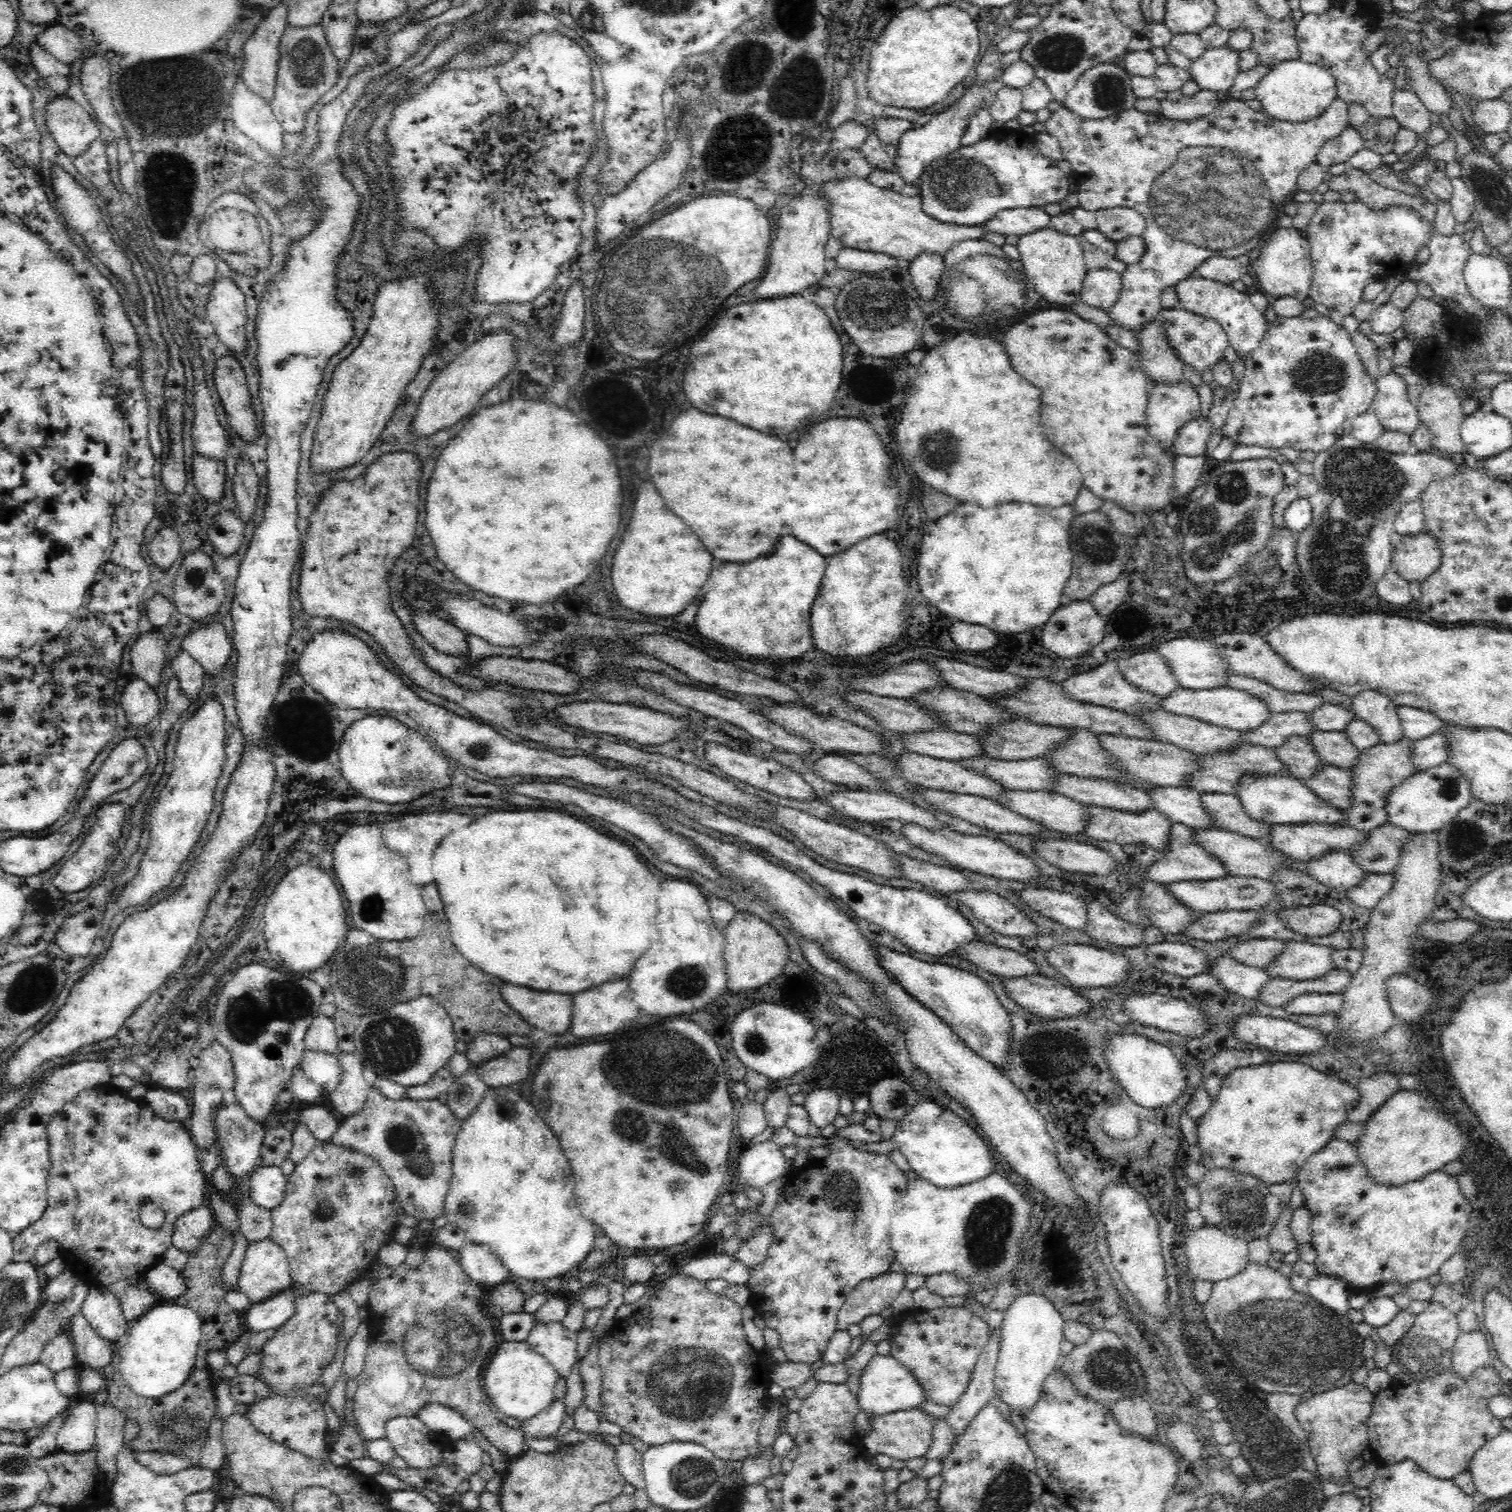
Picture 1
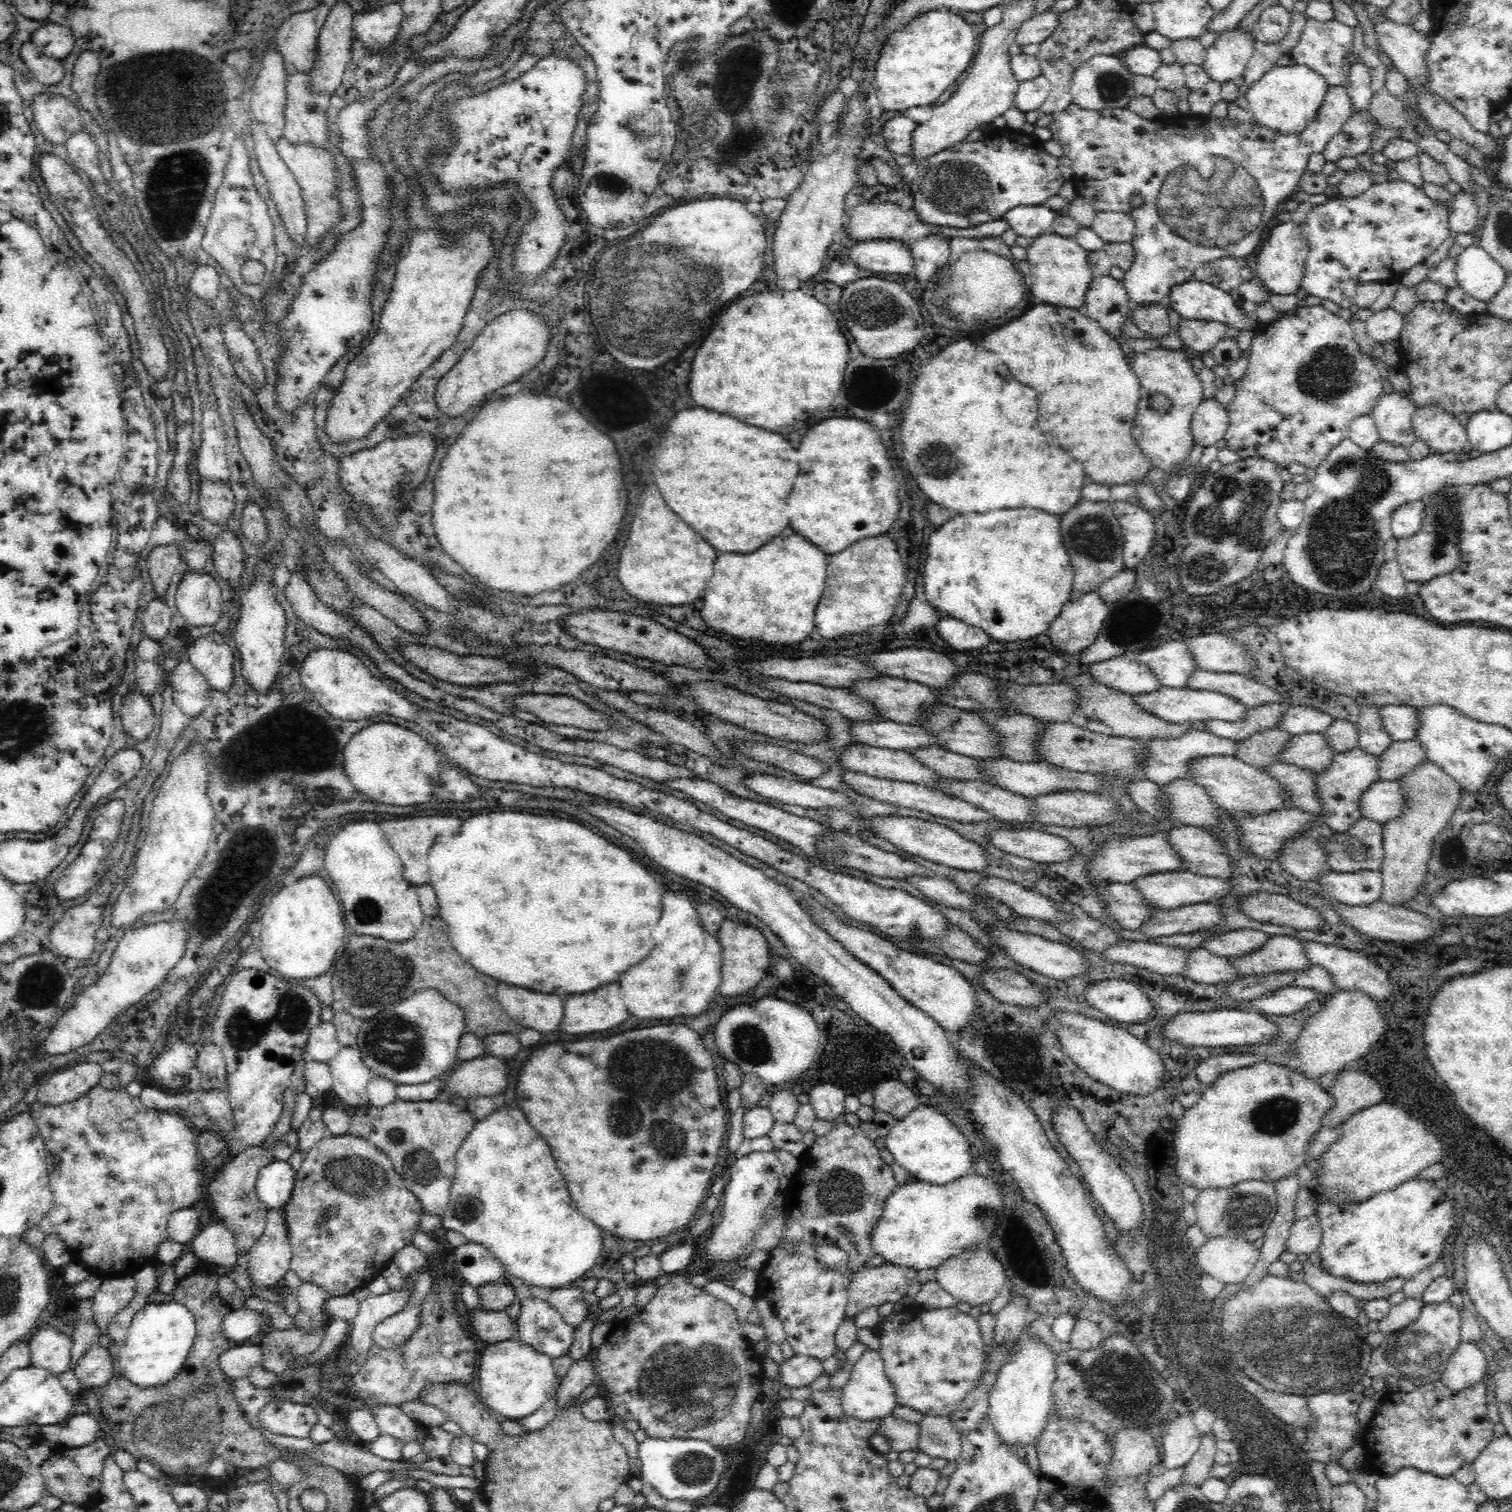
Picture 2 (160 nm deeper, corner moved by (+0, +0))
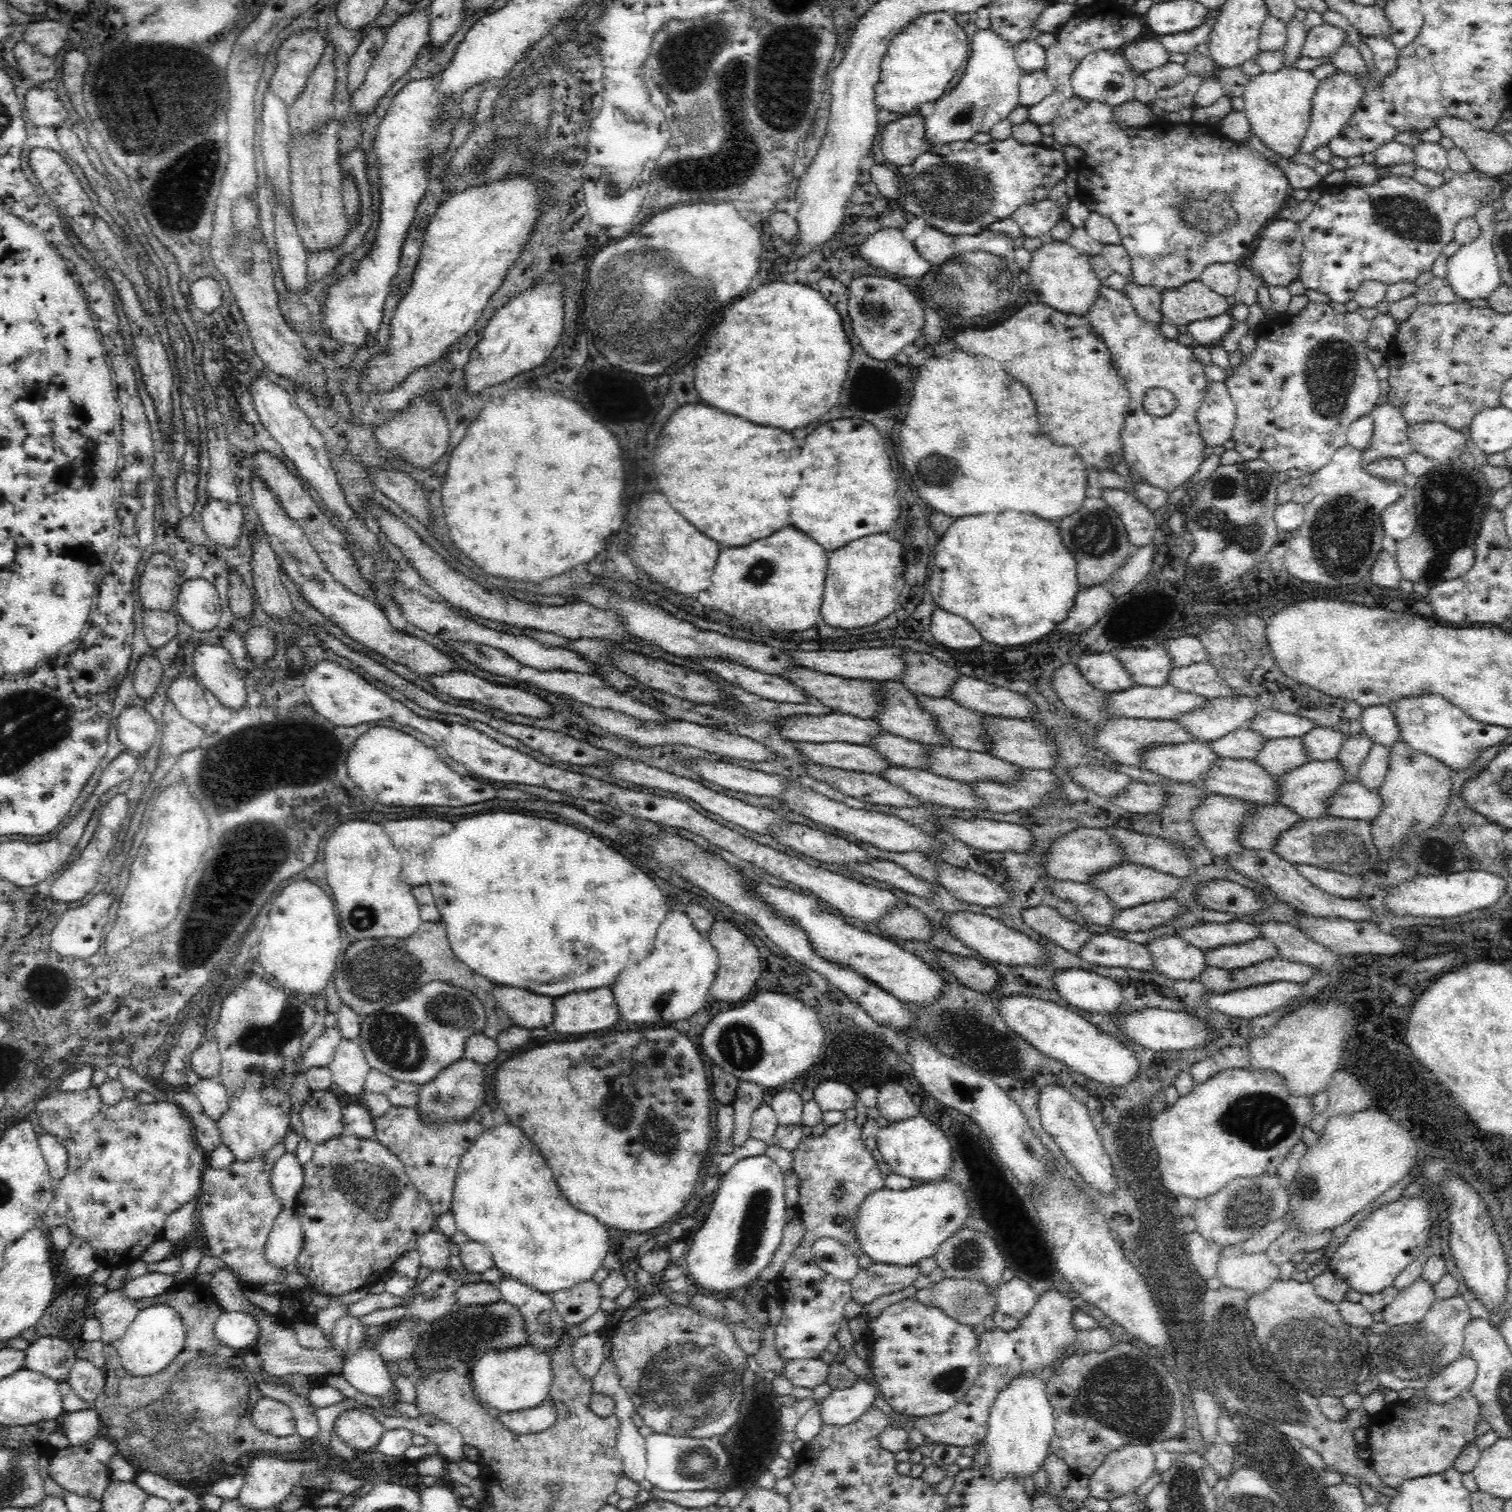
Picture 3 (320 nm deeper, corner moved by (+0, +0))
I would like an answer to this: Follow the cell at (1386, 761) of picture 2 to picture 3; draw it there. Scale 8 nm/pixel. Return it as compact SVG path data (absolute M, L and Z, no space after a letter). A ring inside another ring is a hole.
M1373 744L1356 772L1354 780L1364 785L1369 792L1375 794L1379 792L1386 770L1388 770L1388 754L1390 754L1388 747Z

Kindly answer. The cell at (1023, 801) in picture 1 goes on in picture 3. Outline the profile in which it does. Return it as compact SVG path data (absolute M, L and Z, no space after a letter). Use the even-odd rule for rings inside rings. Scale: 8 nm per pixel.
M890 764L876 775L880 775L890 785L900 787L921 803L954 810L985 810L965 782L941 777L926 769Z

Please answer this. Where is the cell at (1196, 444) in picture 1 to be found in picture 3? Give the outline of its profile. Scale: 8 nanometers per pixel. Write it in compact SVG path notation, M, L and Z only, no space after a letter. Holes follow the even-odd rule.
M1225 384L1210 385L1197 410L1197 423L1205 444L1218 447L1232 439L1236 419L1237 408Z

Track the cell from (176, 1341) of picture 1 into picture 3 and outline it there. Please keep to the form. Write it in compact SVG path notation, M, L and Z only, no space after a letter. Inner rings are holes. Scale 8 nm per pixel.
M158 1303L139 1310L126 1332L111 1346L118 1352L122 1366L132 1376L150 1377L170 1365L183 1350L186 1342L185 1330L179 1312Z

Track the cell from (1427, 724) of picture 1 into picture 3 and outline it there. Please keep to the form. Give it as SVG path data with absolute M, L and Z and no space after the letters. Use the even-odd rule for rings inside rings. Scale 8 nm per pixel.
M1372 705L1363 708L1360 718L1361 732L1368 736L1373 744L1390 747L1400 741L1400 731L1395 714L1388 705Z

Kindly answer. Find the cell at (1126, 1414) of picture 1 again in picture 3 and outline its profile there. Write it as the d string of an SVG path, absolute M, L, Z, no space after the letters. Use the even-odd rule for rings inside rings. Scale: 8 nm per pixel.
M1133 1444L1111 1452L1089 1476L1091 1496L1114 1500L1134 1495L1154 1470L1154 1453L1150 1445Z

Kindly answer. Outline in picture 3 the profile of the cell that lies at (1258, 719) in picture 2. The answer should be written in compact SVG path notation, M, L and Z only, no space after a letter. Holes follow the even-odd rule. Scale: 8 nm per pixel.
M1244 695L1218 696L1218 698L1212 698L1212 700L1206 698L1204 706L1194 708L1194 710L1190 710L1190 712L1184 712L1184 714L1176 716L1172 721L1184 726L1185 730L1188 730L1188 733L1192 734L1194 740L1210 743L1212 740L1226 736L1228 732L1232 732L1232 730L1236 730L1236 728L1246 728L1248 720L1250 720L1258 710L1260 710L1260 708L1256 706L1256 703Z

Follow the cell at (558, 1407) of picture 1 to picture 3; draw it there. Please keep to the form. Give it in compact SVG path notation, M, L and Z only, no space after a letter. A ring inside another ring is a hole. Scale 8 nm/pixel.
M599 1332L580 1336L575 1341L572 1346L574 1364L584 1376L593 1378L600 1364L608 1358L608 1341L599 1336Z

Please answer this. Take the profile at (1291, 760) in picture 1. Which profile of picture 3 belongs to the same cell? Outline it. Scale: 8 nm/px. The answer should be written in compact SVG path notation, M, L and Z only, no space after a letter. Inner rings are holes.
M1236 728L1228 732L1226 736L1212 740L1208 747L1219 756L1219 758L1232 758L1236 760L1250 759L1260 752L1265 738L1248 728Z

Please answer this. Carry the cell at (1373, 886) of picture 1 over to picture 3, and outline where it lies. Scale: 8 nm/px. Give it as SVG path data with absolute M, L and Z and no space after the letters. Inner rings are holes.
M1296 864L1294 866L1296 871L1310 884L1316 885L1316 888L1335 897L1350 899L1362 886L1361 878L1354 878L1352 875L1341 874L1308 864Z

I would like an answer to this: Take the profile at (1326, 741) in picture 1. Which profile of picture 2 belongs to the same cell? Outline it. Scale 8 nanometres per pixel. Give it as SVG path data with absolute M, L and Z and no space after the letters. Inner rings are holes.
M1306 733L1290 736L1284 748L1276 754L1278 762L1318 773L1332 760L1334 752L1322 733Z

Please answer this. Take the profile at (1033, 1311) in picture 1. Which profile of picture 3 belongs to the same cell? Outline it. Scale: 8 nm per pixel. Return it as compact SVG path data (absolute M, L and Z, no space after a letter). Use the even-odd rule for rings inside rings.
M1036 1374L1014 1377L997 1394L988 1418L988 1431L983 1446L988 1459L992 1481L1014 1477L1023 1482L1043 1468L1055 1433L1055 1419L1048 1403L1045 1385Z

